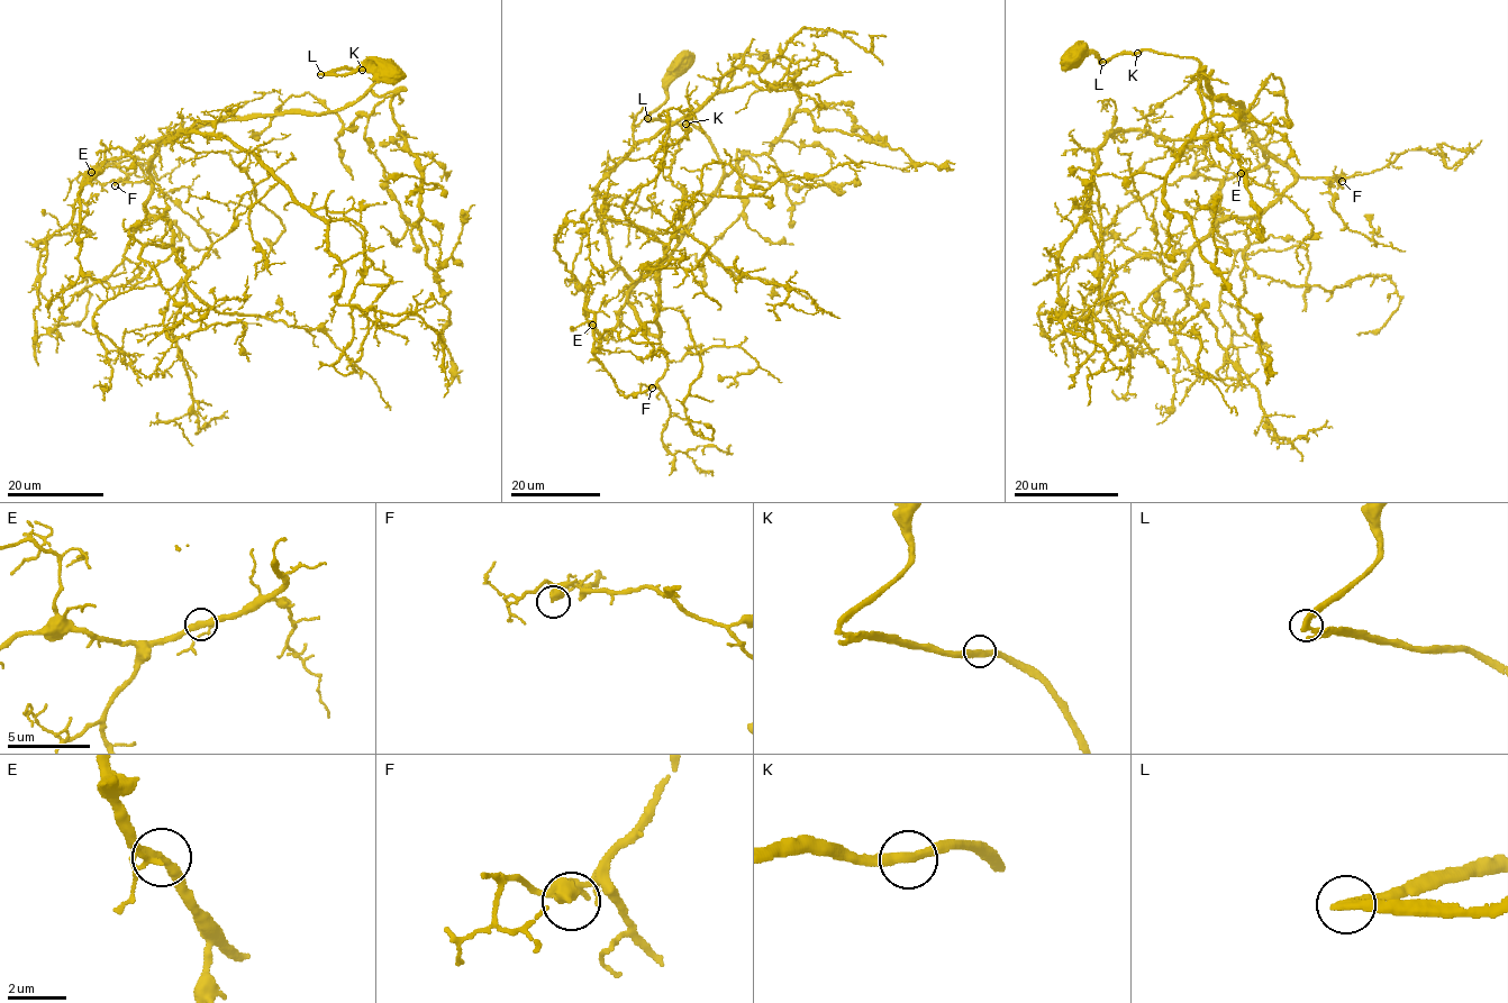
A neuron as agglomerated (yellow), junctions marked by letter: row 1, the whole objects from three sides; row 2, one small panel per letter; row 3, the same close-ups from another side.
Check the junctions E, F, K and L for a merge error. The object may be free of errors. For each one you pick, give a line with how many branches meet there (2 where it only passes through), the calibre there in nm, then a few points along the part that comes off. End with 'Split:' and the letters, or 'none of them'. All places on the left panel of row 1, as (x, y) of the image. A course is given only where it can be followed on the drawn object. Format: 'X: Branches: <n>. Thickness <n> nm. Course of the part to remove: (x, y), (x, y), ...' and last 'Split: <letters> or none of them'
Split: none of them

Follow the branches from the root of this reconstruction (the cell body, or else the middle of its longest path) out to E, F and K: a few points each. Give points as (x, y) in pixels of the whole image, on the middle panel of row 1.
E: (681, 65), (648, 119), (696, 125), (724, 163), (723, 179), (672, 251), (630, 286), (606, 339), (592, 325)
F: (681, 65), (648, 119), (696, 125), (724, 174), (629, 293), (666, 358), (652, 388)
K: (681, 65), (681, 72), (666, 87), (664, 102), (648, 117), (686, 124)

